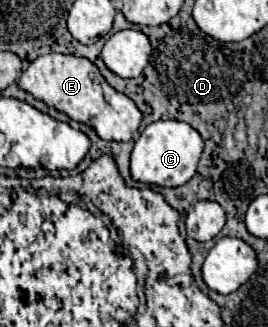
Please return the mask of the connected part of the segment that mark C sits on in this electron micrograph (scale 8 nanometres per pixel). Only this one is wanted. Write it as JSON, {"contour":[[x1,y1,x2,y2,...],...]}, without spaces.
{"contour":[[178,120,154,122,146,126,146,130,136,138,136,144,130,156,130,174,136,182,148,184,148,186,178,188,196,174,202,148,204,148,204,142,200,134,186,122,178,122]]}

